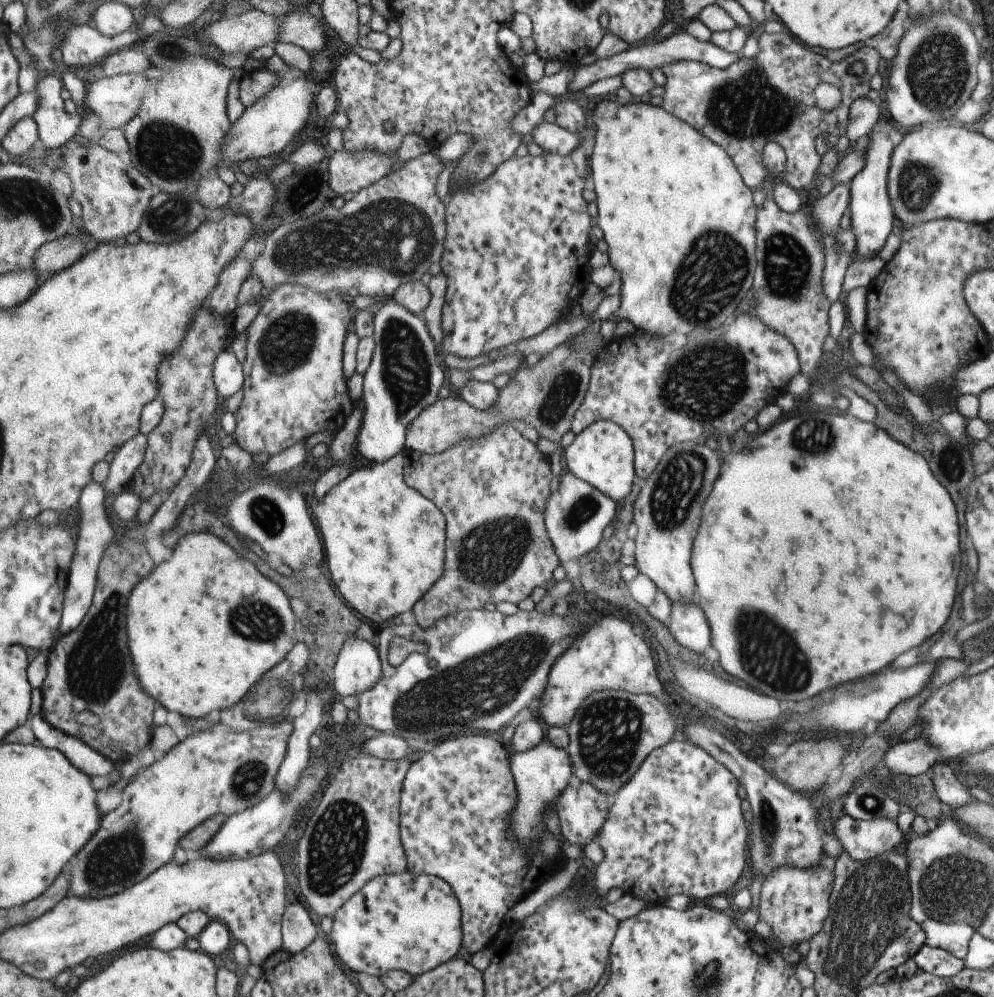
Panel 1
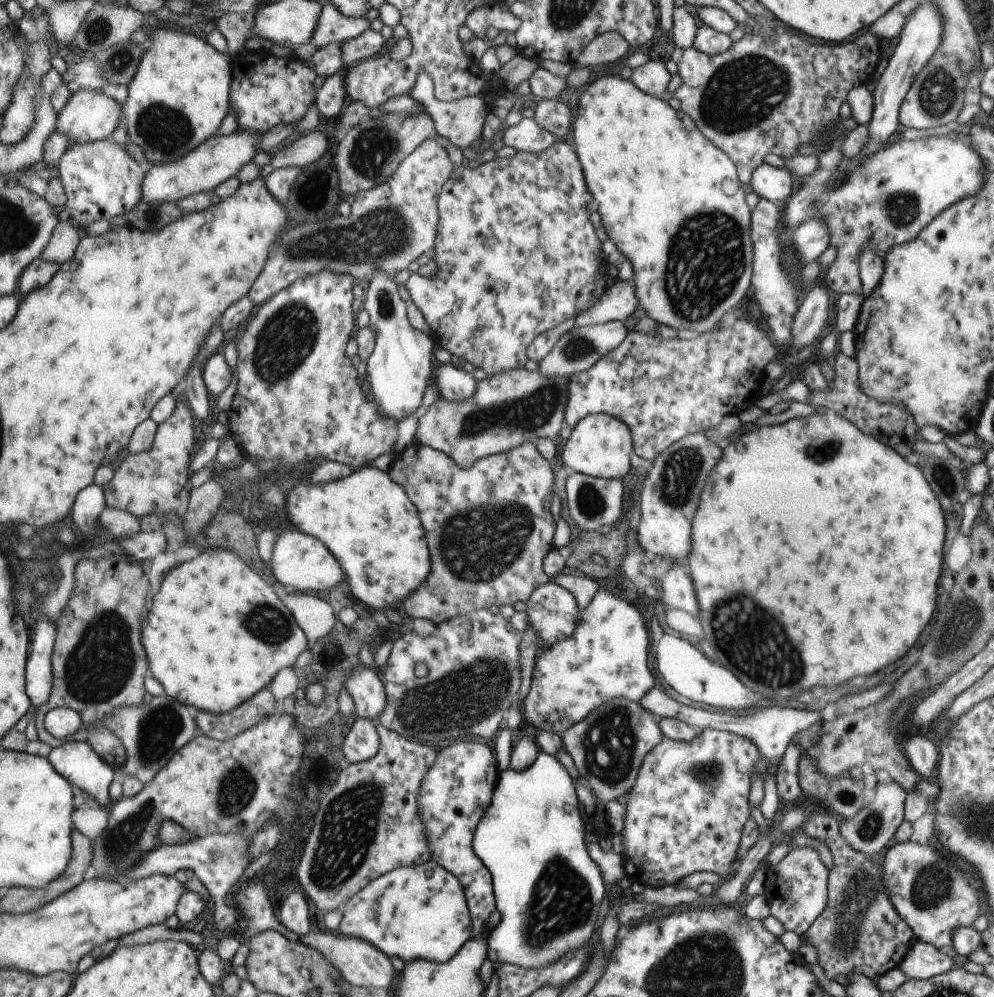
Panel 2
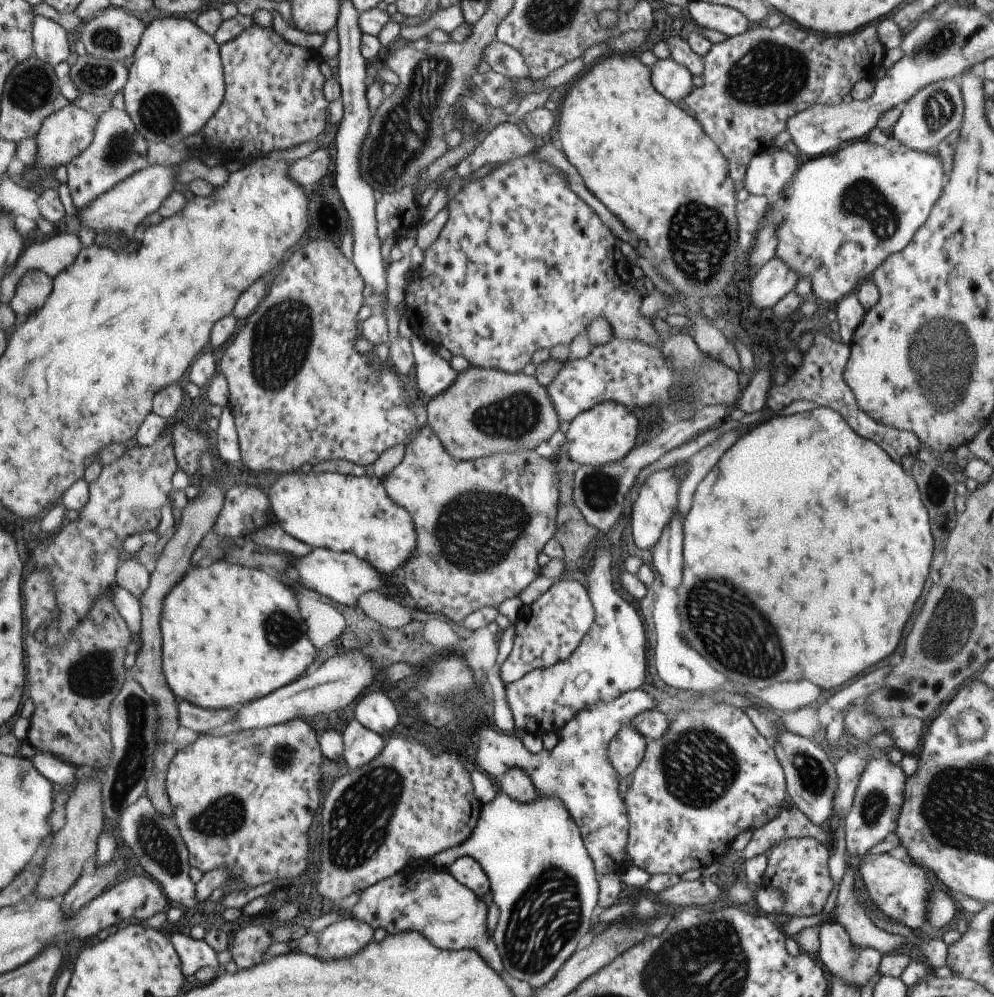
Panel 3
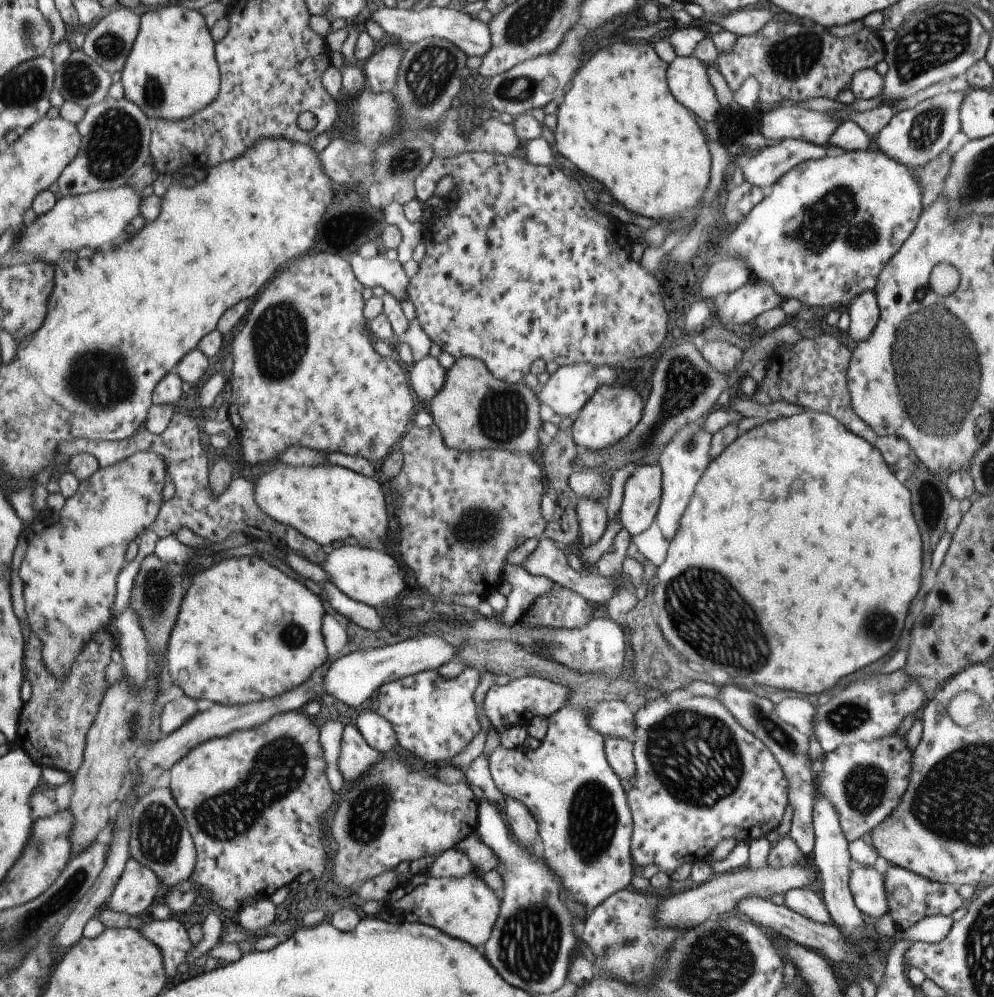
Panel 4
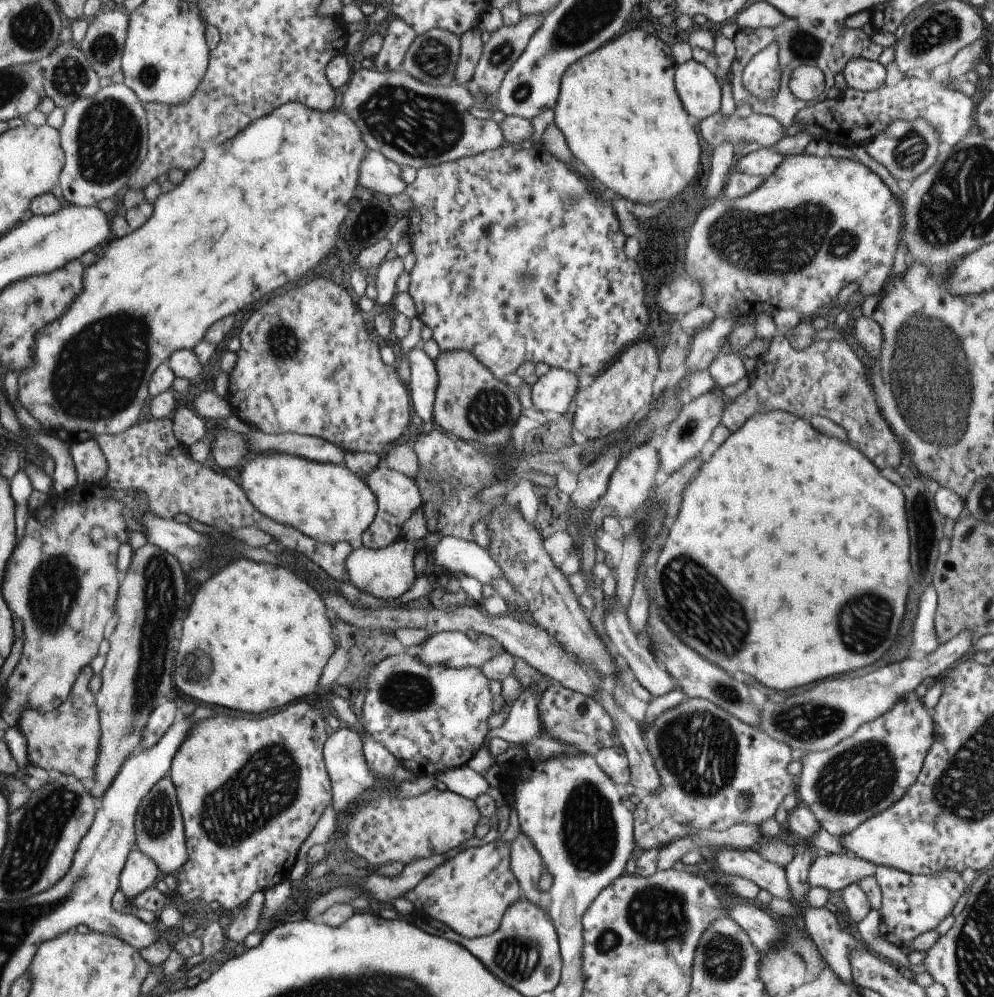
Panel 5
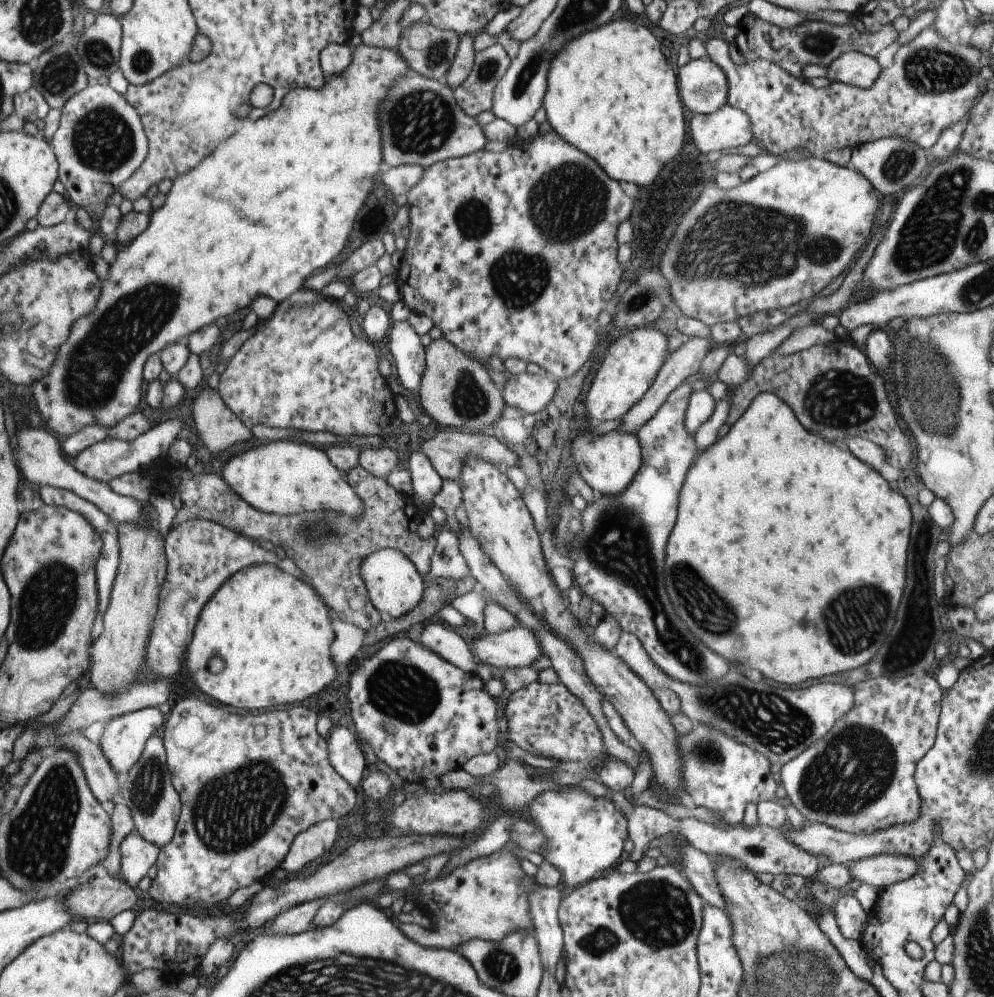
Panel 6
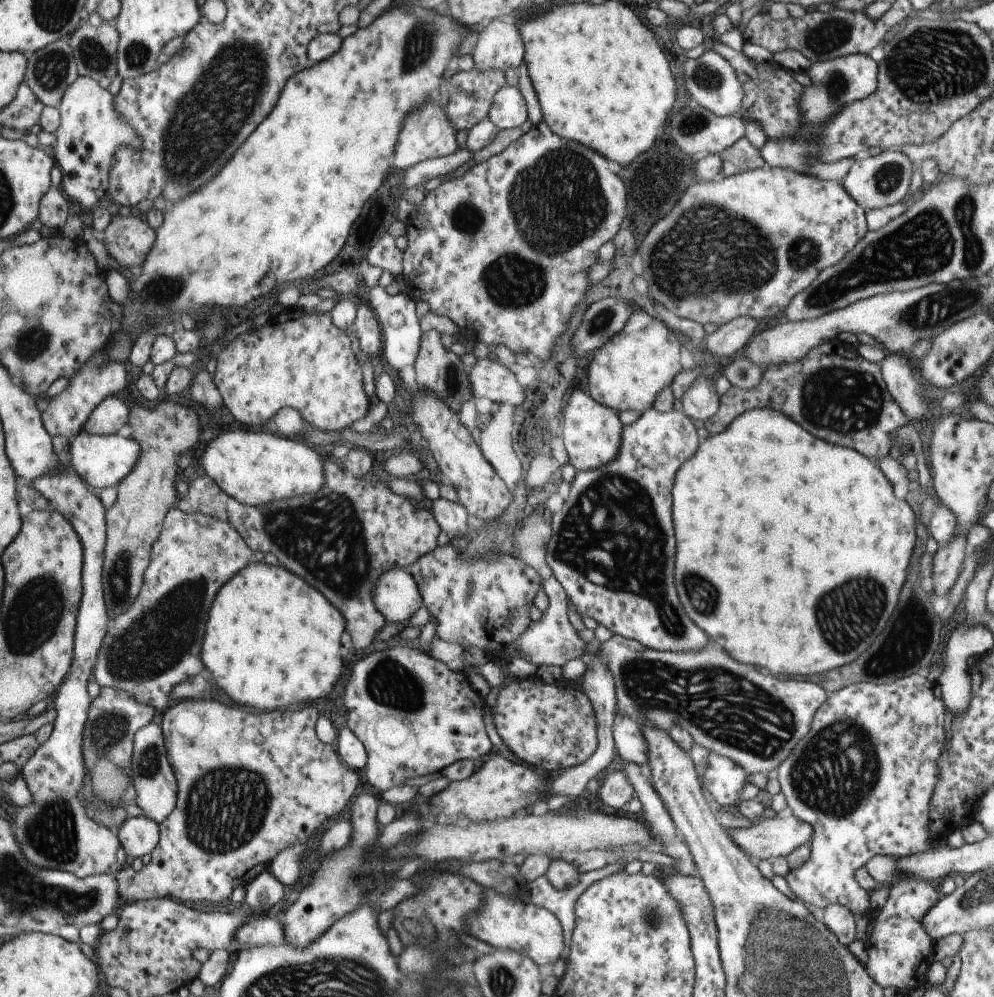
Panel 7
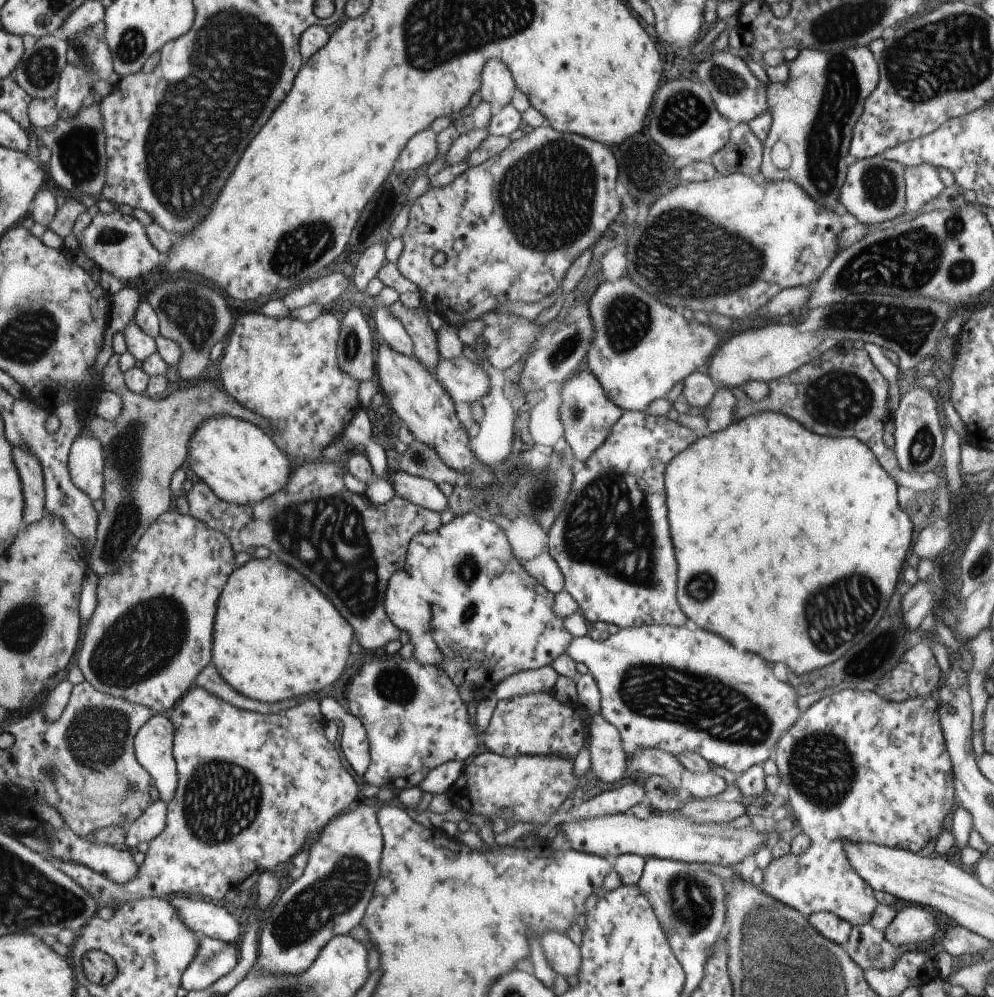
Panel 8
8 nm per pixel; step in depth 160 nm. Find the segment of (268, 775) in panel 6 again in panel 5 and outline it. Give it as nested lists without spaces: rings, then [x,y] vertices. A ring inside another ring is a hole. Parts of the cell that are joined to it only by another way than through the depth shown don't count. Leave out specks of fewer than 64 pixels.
[[[295,700],[285,706],[283,710],[271,712],[267,716],[259,716],[255,720],[251,718],[241,718],[241,716],[229,716],[223,712],[215,713],[190,726],[191,732],[188,737],[180,744],[177,752],[170,762],[168,770],[169,778],[175,789],[175,796],[182,816],[182,829],[184,832],[185,848],[187,858],[175,873],[177,888],[174,894],[187,902],[193,899],[203,900],[205,903],[217,902],[223,909],[239,909],[246,904],[246,901],[258,891],[264,892],[287,880],[291,866],[295,860],[299,844],[307,838],[309,832],[315,824],[323,810],[332,802],[332,790],[330,780],[322,757],[322,746],[325,739],[329,736],[325,720],[319,718],[305,701]]]

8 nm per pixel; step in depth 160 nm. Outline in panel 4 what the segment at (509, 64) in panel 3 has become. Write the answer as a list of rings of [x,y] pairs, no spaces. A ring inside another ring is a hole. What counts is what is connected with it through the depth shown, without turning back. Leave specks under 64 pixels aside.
[[[378,6],[371,8],[369,21],[378,24],[385,36],[389,38],[400,39],[405,43],[415,43],[428,37],[436,37],[447,40],[447,42],[459,48],[467,57],[483,58],[487,54],[487,50],[491,48],[491,34],[489,34],[487,24],[479,22],[469,14],[449,8],[432,7],[419,12],[412,12],[411,10]]]

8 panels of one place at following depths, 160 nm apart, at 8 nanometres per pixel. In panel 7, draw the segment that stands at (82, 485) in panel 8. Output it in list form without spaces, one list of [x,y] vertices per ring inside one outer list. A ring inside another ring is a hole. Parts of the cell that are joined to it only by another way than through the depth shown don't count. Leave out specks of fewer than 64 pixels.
[[[83,428],[69,442],[69,461],[74,470],[89,486],[98,492],[101,488],[116,487],[126,476],[140,453],[139,445],[131,439],[114,435],[91,434]]]

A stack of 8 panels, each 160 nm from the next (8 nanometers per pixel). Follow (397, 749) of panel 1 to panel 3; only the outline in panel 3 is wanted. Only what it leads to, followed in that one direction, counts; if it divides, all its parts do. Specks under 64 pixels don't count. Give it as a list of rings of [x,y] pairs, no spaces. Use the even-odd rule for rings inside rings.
[[[355,720],[349,721],[340,731],[343,744],[341,756],[350,770],[364,766],[377,756],[386,739],[366,730]]]

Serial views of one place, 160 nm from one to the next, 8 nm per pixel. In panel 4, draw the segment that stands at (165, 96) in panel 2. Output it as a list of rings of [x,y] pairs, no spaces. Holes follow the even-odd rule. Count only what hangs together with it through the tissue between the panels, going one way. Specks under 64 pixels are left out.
[[[173,3],[141,15],[121,82],[127,100],[152,121],[165,118],[181,122],[203,110],[207,104],[211,106],[219,92],[219,72],[214,43],[203,16],[197,10]]]

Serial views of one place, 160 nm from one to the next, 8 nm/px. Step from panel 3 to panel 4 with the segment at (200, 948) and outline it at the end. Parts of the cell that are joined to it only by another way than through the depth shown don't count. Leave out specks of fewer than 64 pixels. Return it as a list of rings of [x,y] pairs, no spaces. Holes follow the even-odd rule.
[[[147,916],[143,919],[143,926],[139,931],[162,951],[165,958],[165,974],[171,978],[175,976],[177,966],[186,962],[185,957],[193,948],[183,926],[175,917],[152,919]]]

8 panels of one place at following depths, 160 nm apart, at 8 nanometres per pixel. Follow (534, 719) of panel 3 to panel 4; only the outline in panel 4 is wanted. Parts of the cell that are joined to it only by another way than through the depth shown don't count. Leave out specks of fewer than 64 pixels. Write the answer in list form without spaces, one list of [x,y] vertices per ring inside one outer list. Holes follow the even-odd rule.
[[[578,496],[577,502],[577,525],[581,535],[581,543],[587,546],[593,546],[599,542],[601,536],[606,531],[606,502],[604,500],[589,500]],[[533,676],[517,678],[505,685],[496,683],[489,686],[489,690],[483,696],[483,712],[487,722],[497,733],[503,732],[510,725],[529,726],[529,720],[533,716],[541,716],[548,720],[551,714],[565,704],[569,688],[557,682],[549,682],[545,678],[534,678]]]

